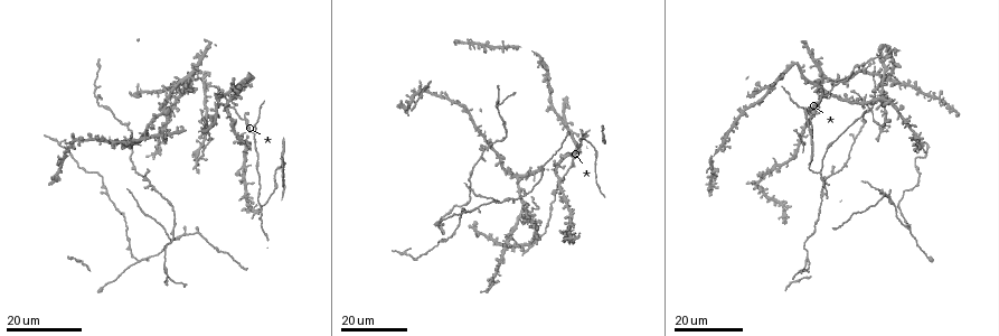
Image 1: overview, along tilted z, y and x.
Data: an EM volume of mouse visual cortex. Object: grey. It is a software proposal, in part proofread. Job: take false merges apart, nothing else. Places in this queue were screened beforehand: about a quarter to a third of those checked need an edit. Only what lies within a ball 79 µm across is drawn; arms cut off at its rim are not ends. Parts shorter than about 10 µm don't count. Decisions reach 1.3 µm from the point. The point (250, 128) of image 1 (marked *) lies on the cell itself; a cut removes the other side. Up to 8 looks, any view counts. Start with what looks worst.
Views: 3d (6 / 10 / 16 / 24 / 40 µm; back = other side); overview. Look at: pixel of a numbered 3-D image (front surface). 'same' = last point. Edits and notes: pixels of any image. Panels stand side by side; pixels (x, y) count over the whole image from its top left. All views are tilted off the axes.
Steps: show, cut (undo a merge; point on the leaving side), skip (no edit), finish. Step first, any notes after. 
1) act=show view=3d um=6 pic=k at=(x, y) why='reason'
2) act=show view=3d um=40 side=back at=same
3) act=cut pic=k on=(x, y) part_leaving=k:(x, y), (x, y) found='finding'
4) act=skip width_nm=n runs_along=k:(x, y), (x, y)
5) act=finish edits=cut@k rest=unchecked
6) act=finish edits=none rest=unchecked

act=show view=3d um=24 pic=1 at=(894, 68) why='three arms meet'

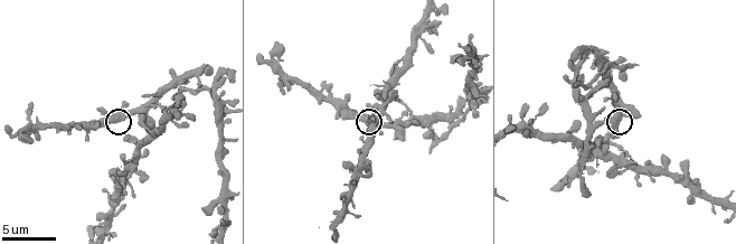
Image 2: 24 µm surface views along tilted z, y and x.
act=show view=3d um=10 pic=2 at=(118, 119) why='closer look'

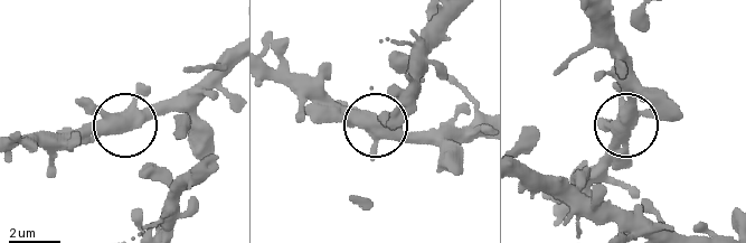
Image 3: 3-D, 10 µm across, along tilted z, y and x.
act=skip arms=3 found='one cell here'

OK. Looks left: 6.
act=show view=3d um=16 pic=1 at=(894, 207) why='small branch off a trunk'

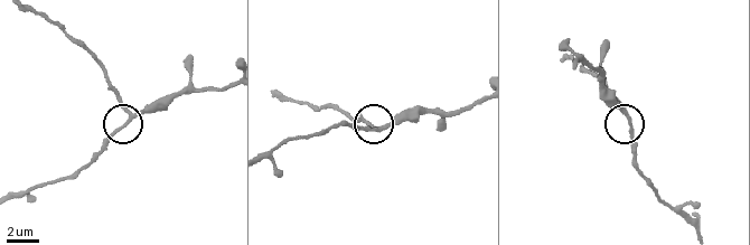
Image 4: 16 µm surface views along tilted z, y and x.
act=show view=3d um=6 pic=4 at=(379, 129)

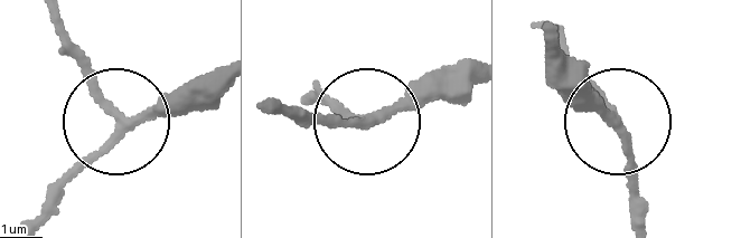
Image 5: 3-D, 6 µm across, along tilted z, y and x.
act=skip width_nm=190 runs_along=5:(214, 73), (119, 112), (57, 34) found='continuous, no second cell'

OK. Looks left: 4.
act=show view=3d um=24 pic=1 at=(199, 157) why='calibre changes'

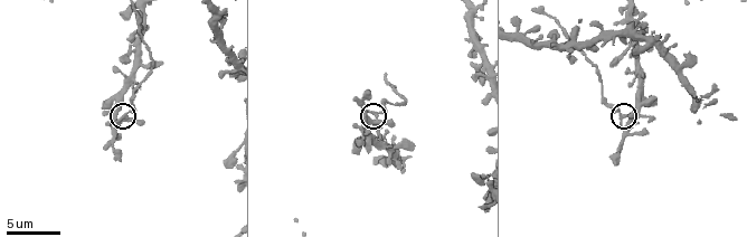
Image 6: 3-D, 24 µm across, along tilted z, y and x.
act=show view=3d um=10 pic=6 at=(372, 123)

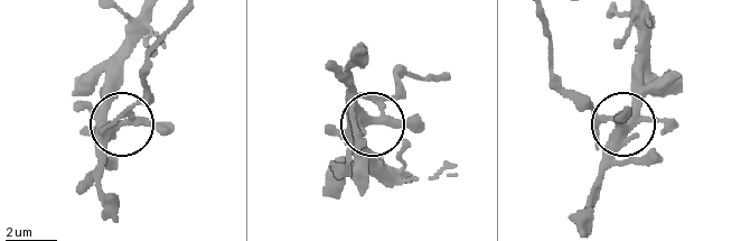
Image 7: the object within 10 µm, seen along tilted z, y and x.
act=cut pic=7 on=(146, 94) arms=4 part_leaving=7:(129, 118), (156, 39), (172, 20) found='a second cell is stuck on'

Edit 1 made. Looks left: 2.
act=show view=3d um=16 pic=1 at=(172, 235) why='calibre changes'

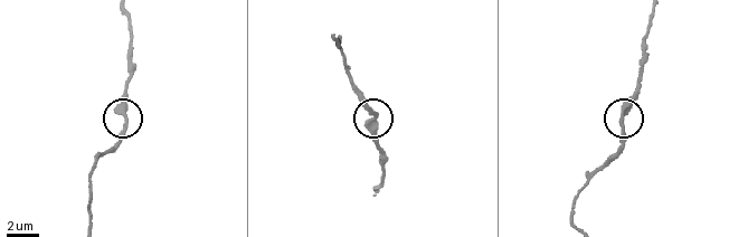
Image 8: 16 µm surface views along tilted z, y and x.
act=show view=3d um=6 pic=8 at=(377, 117)

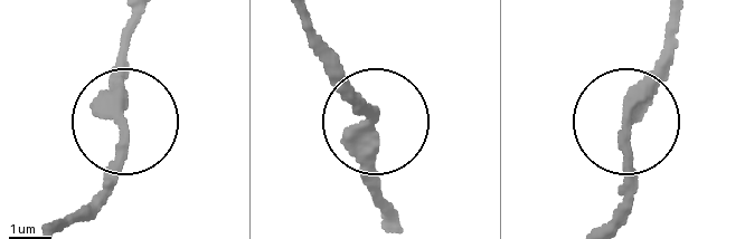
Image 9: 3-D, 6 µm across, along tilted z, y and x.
act=skip runs_along=9:(131, 16), (119, 104), (129, 137), (100, 206) found='one cell here'

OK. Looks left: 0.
act=finish edits=cut@7 rest=unchecked

